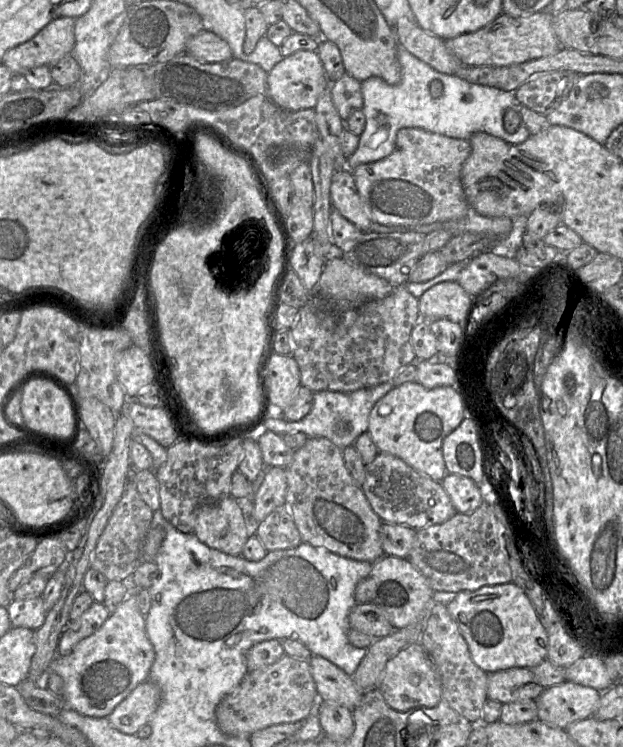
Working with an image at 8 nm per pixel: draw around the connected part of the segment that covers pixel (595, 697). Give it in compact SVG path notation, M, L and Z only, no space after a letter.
M571 681L545 688L536 700L538 719L566 729L570 724L594 715L601 693Z

